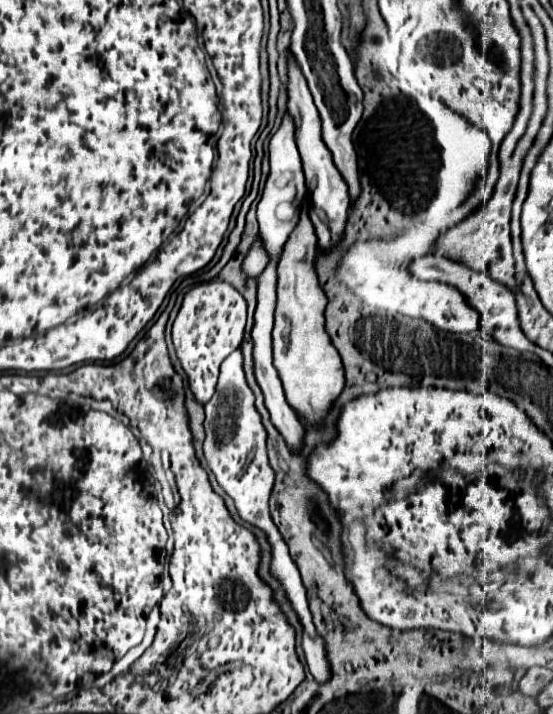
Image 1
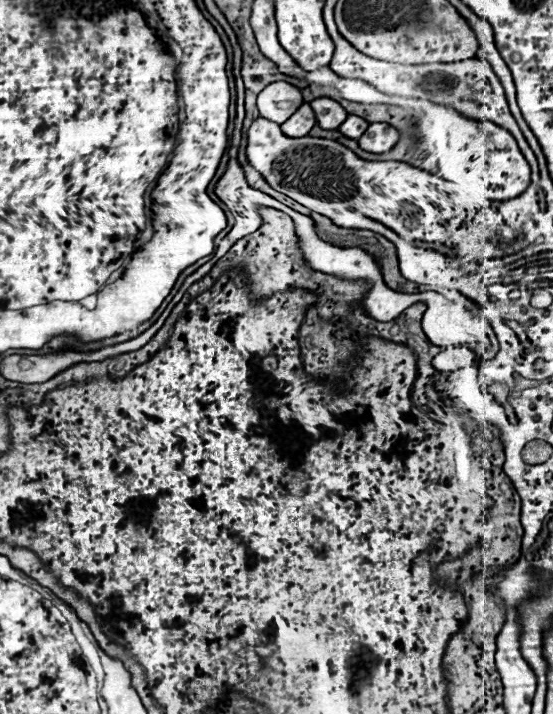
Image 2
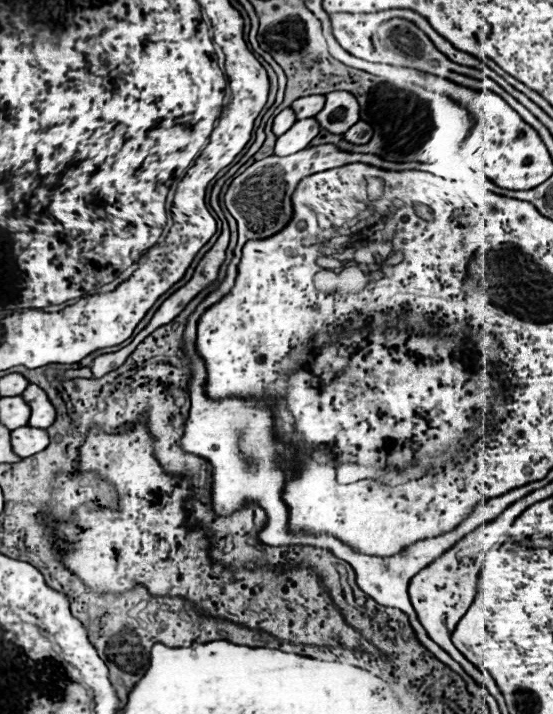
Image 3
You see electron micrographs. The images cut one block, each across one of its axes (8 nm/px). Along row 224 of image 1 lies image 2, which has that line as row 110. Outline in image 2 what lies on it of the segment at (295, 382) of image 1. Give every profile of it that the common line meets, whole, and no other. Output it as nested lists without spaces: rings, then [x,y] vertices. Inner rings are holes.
[[[302,104],[302,108],[298,108],[298,112],[294,112],[294,116],[290,116],[290,120],[286,120],[282,124],[282,132],[290,138],[302,138],[314,126],[316,126],[316,116],[314,116],[310,104]]]

